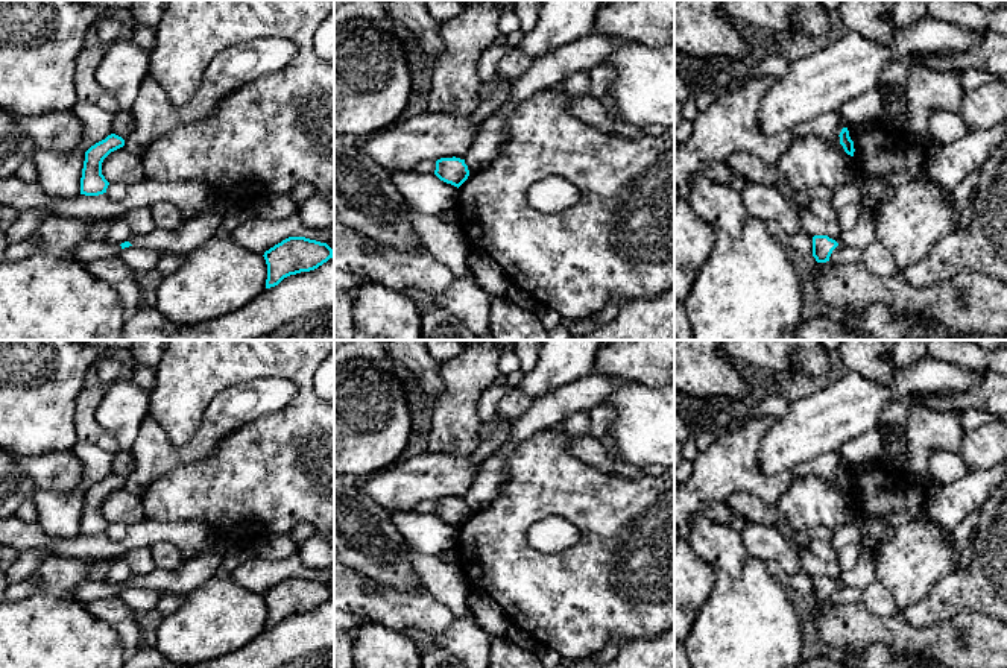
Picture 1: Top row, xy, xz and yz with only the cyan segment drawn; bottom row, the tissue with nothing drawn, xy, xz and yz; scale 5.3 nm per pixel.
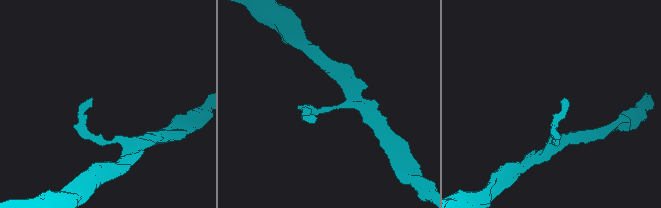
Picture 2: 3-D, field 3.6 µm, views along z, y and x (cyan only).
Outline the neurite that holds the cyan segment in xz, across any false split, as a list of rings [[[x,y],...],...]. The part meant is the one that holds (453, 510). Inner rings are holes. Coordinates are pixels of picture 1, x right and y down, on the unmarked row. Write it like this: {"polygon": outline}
{"polygon": [[[440,498],[436,501],[436,510],[434,515],[454,527],[460,527],[469,516],[468,506],[465,504],[465,499],[460,498]]]}

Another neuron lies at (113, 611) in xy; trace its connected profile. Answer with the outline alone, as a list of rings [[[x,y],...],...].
[[[120,595],[94,600],[85,604],[85,607],[93,616],[111,625],[118,633],[128,653],[138,648],[146,619],[137,615]]]

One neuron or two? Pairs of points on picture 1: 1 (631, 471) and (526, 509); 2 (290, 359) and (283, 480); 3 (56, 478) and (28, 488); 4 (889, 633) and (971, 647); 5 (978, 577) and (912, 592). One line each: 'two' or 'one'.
1: two
2: one
3: two
4: one
5: two

